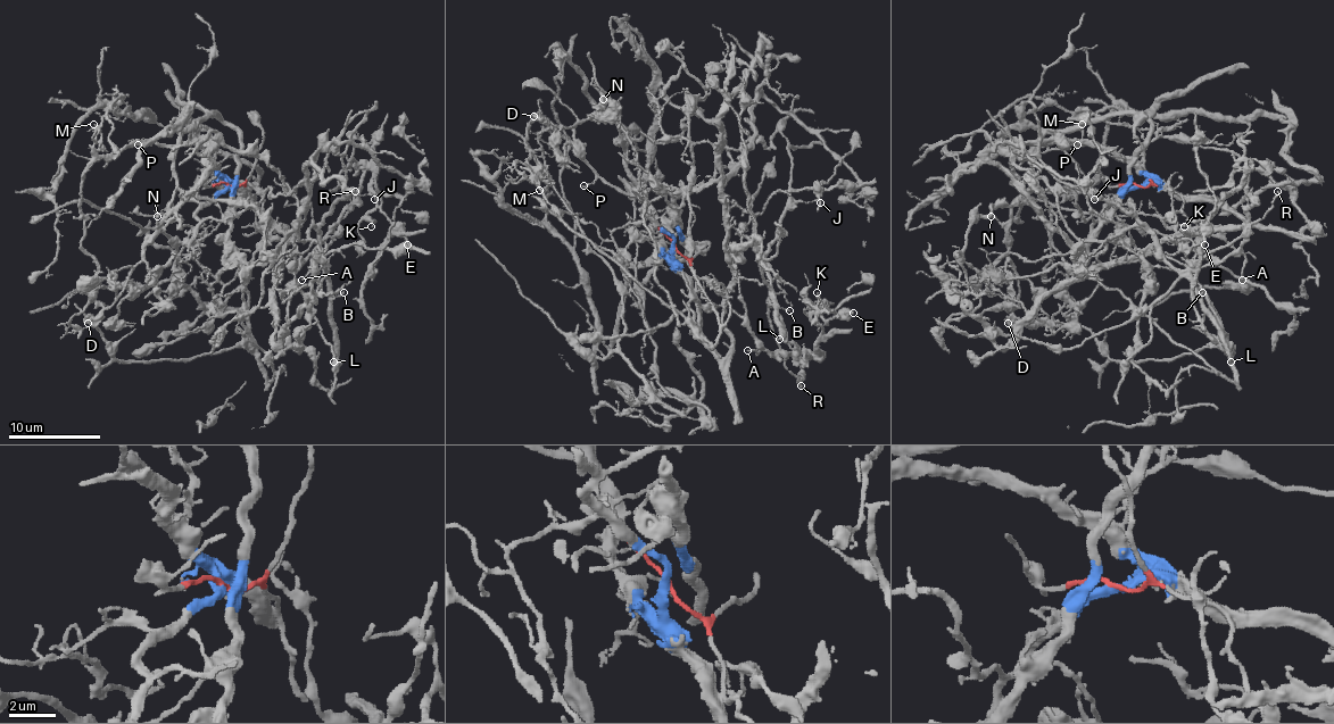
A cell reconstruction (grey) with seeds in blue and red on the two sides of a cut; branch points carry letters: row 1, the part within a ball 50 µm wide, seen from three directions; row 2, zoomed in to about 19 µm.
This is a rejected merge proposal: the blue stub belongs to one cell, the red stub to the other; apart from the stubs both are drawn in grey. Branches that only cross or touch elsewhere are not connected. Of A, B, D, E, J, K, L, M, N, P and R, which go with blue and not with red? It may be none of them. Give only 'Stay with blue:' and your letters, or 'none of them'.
Stay with blue: D, M, N, P

